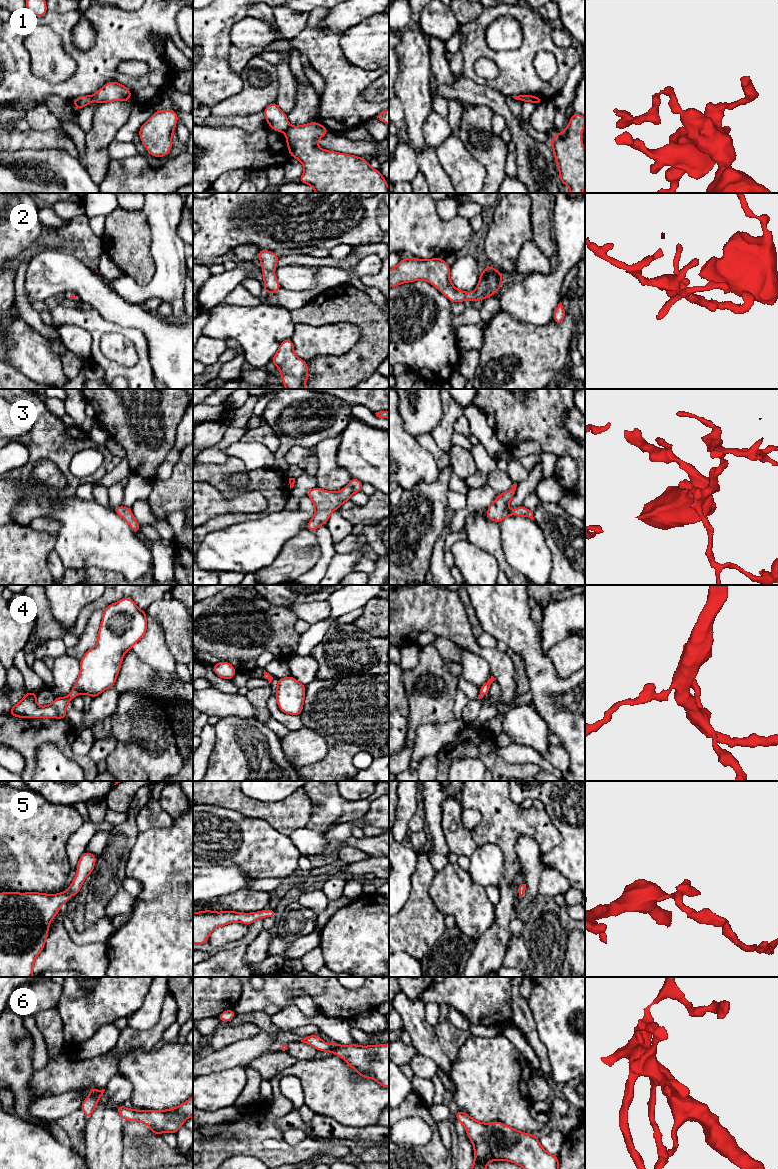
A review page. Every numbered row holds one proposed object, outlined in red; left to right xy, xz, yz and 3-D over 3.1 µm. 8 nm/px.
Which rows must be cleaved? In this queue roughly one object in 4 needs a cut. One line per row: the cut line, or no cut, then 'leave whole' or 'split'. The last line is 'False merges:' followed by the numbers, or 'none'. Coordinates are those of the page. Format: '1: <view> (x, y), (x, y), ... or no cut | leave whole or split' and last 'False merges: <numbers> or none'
1: xz (290, 126), (284, 131) | split
2: no cut | leave whole
3: no cut | leave whole
4: no cut | leave whole
5: no cut | leave whole
6: no cut | leave whole
False merges: 1

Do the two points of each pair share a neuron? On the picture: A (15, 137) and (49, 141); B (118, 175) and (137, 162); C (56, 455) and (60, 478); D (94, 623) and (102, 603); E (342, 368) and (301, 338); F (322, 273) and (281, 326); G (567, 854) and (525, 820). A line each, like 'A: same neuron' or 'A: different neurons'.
A: same neuron
B: same neuron
C: different neurons
D: different neurons
E: different neurons
F: different neurons
G: different neurons

